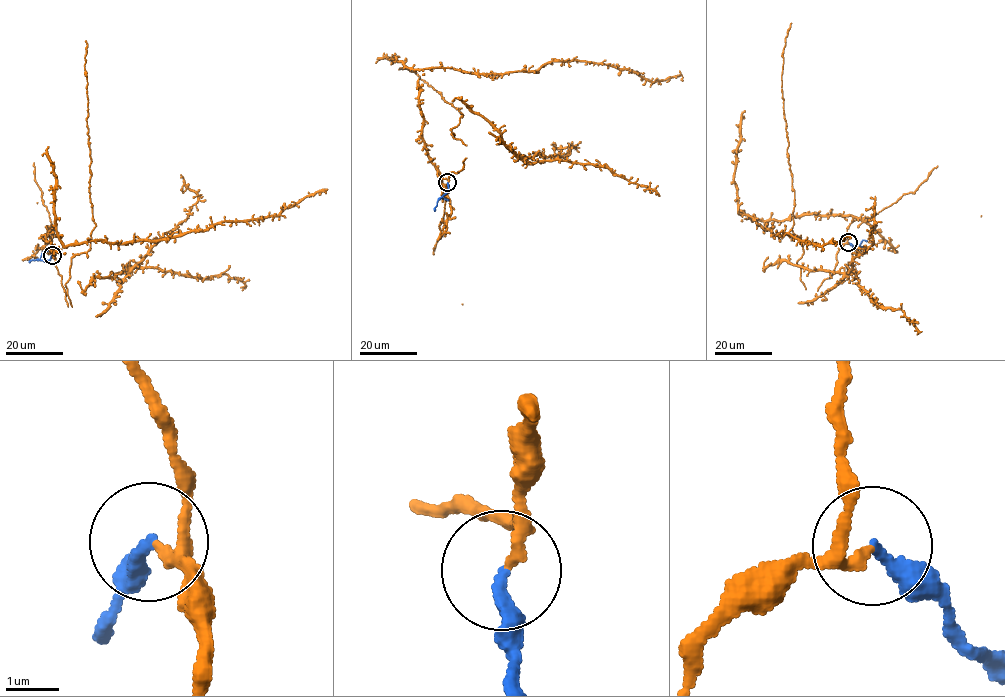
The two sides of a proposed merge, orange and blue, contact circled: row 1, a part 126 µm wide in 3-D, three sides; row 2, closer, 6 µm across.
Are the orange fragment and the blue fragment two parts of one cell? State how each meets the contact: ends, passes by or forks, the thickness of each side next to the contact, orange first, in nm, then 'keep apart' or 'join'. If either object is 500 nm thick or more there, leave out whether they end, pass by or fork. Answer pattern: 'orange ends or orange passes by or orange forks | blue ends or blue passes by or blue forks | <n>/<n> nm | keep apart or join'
orange passes by | blue ends | 140/240 nm | keep apart

